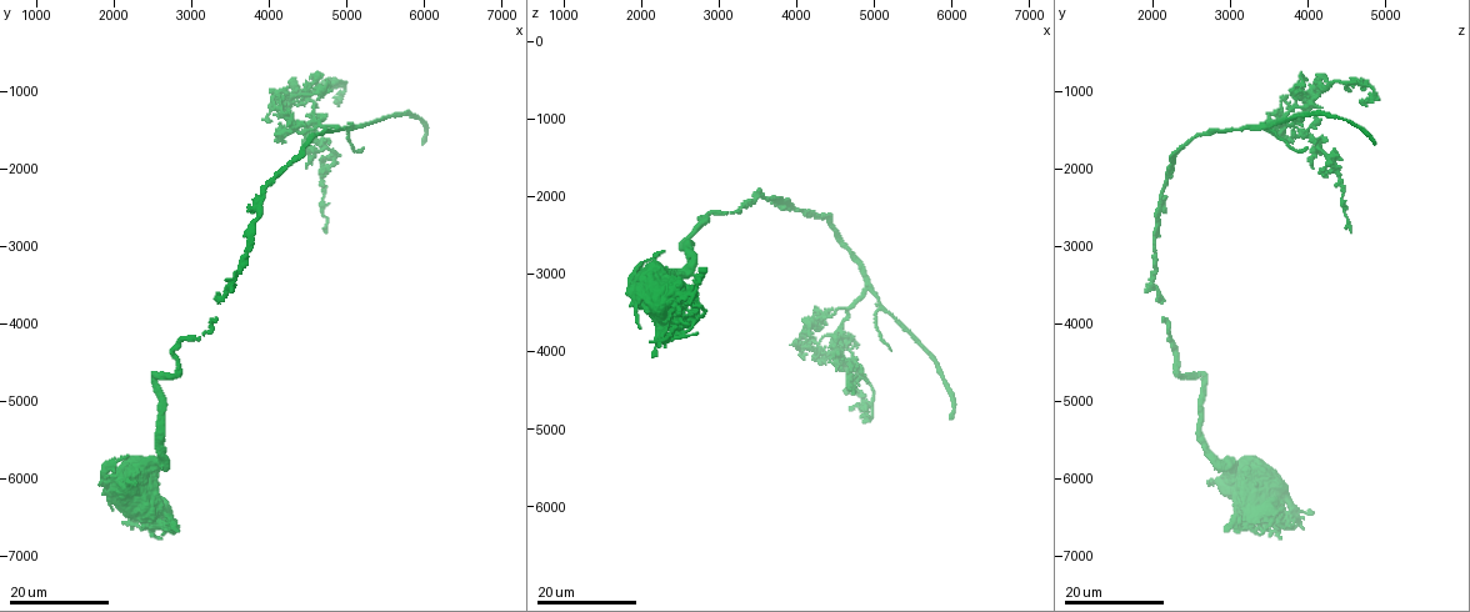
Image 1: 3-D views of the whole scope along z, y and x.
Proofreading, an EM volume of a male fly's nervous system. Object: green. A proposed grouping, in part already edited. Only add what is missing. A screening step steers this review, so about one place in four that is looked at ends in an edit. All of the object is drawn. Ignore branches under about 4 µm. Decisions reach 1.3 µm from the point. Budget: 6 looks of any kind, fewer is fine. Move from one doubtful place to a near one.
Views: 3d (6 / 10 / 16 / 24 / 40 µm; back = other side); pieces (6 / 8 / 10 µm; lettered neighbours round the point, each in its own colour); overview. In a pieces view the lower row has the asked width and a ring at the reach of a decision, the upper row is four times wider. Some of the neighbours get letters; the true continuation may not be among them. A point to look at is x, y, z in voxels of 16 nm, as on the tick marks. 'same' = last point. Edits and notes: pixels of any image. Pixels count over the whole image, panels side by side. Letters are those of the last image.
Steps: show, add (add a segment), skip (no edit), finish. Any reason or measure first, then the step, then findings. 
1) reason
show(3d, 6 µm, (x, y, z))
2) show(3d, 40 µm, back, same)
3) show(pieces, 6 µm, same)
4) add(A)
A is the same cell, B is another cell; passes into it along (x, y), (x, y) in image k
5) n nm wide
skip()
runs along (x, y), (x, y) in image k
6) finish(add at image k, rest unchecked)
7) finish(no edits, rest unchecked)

free end
show(3d, 24 µm, (6000, 1700, 4850))

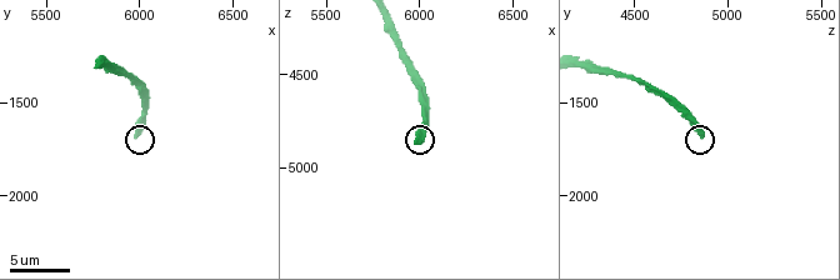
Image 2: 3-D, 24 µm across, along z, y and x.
show(pieces, 6 µm, (5980, 1680, 4860))

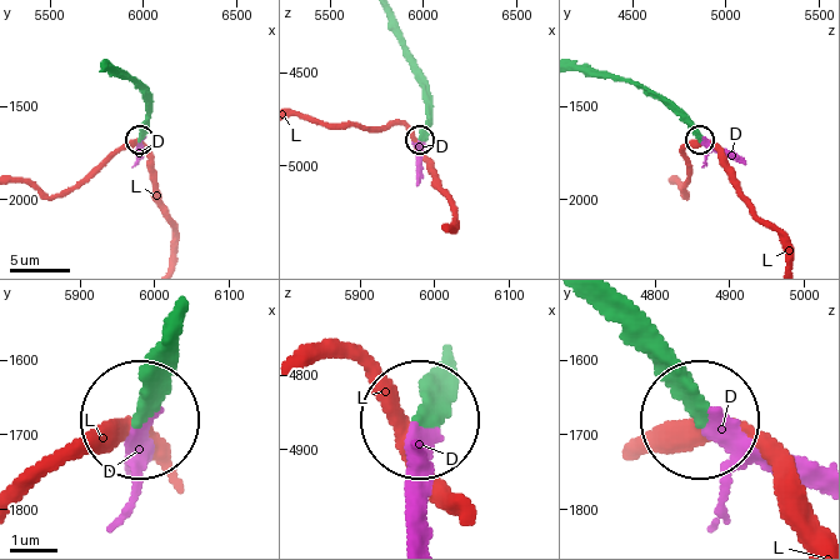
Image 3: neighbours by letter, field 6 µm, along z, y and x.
add(D)
D is the same cell, L is another cell; passes into it along (604, 310), (708, 414), (819, 466) in image 3; the neuron continues

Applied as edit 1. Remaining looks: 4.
free end
show(3d, 24 µm, (4750, 2850, 4550))

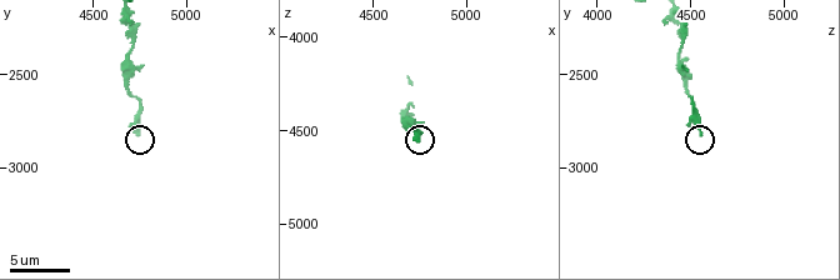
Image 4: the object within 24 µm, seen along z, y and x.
what lies round it
show(pieces, 10 µm, (4740, 2820, 4560))

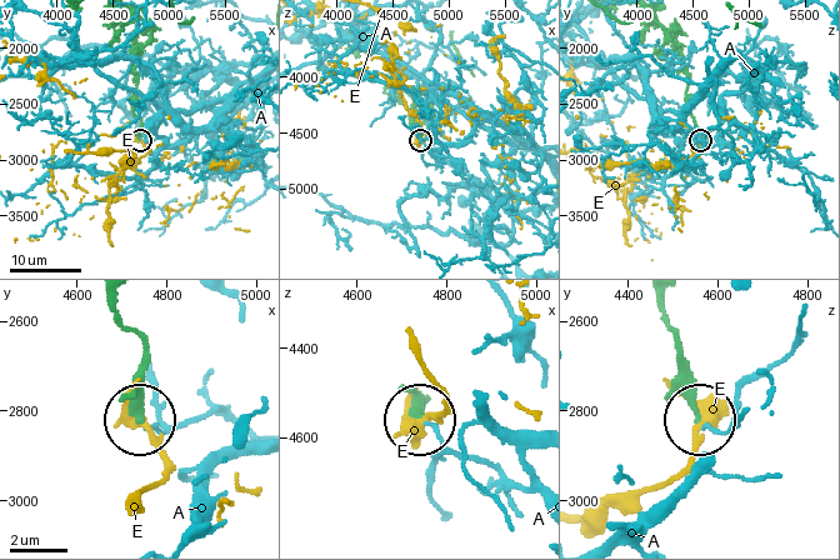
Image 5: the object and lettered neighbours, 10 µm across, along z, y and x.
skip()
A and E are other cells; runs along (661, 303), (695, 414) in image 5; no lettered segment goes on from it

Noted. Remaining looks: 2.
an open end
show(3d, 24 µm, (5200, 1700, 4000))

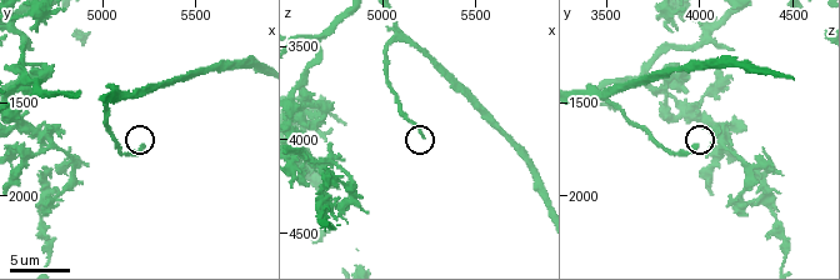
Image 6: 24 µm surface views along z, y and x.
show(pieces, 8 µm, (5200, 1740, 3980))

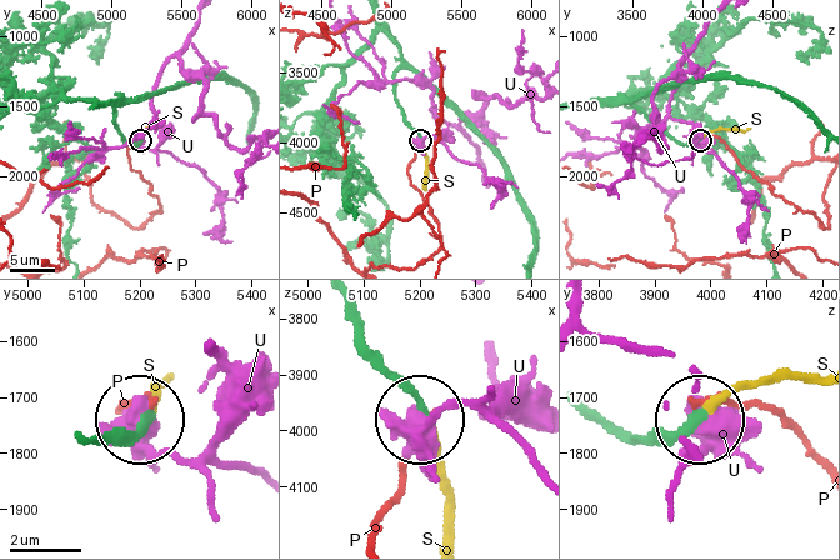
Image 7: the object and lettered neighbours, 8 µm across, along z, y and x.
add(S)
S is the same cell, P and U are other cells; passes into it along (613, 424), (664, 439), (744, 388), (816, 376) in image 7; it goes on there

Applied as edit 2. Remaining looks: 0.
finish(add at image 3, add at image 7, rest unchecked)

